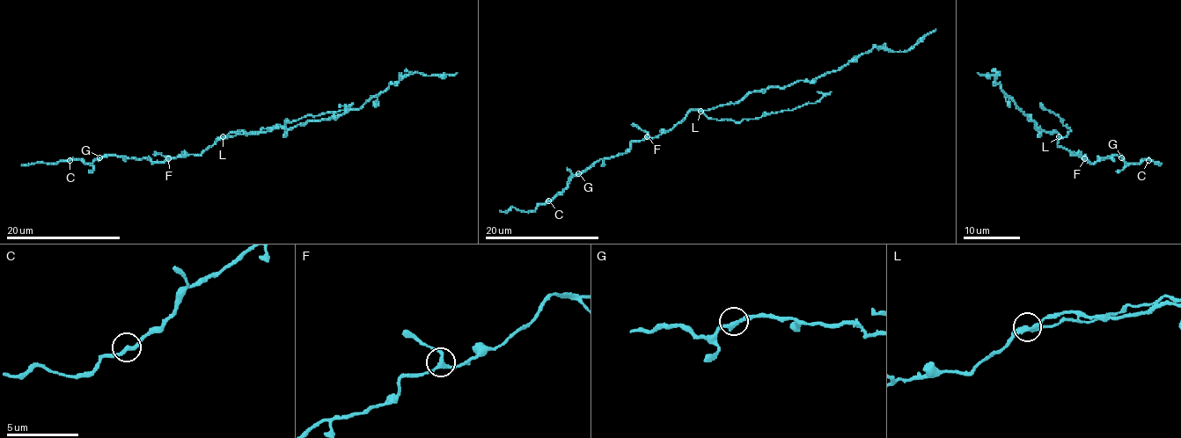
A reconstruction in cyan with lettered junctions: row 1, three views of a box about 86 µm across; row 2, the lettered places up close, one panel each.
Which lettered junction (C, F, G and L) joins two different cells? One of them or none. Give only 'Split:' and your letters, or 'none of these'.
Split: L

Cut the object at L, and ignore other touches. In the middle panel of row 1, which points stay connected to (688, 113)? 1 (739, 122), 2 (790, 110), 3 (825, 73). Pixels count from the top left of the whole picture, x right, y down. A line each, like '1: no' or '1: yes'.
1: no
2: no
3: yes

